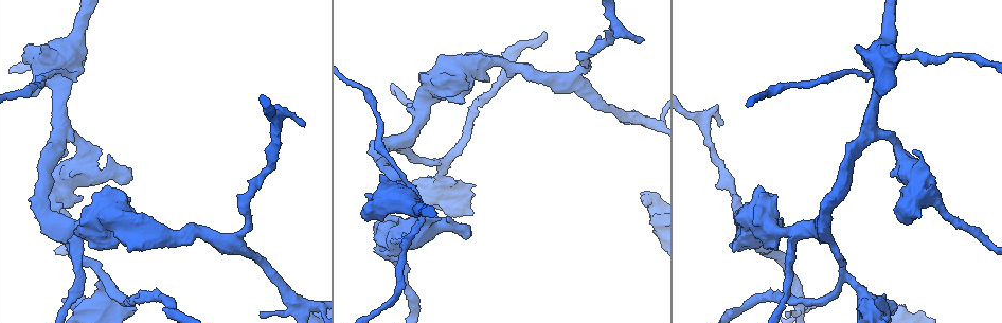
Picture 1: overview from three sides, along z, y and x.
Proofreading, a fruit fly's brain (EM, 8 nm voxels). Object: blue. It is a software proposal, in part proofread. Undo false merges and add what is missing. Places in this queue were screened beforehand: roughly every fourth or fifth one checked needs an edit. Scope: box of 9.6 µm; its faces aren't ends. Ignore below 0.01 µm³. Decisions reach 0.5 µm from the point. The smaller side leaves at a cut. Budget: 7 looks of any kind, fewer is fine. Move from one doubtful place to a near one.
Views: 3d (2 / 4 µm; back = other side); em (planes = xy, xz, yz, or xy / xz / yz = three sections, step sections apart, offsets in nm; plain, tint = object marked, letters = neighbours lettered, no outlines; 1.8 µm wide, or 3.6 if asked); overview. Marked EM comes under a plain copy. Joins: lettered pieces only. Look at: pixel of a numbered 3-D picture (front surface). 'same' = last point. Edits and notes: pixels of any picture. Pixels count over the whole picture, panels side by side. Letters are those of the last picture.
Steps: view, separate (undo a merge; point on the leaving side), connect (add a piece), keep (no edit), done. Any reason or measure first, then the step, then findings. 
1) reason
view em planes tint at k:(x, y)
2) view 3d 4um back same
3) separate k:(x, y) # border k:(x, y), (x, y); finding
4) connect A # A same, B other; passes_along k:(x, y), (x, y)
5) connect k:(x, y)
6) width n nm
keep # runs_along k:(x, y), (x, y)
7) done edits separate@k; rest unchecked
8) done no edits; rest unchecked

calibre changes
view em xy step 16 tint at 1:(903, 58)

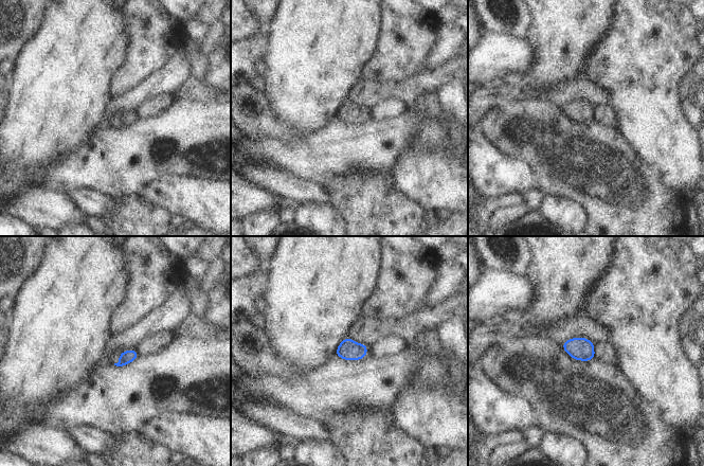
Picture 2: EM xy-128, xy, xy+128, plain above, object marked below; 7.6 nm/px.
another direction
view em planes tint same

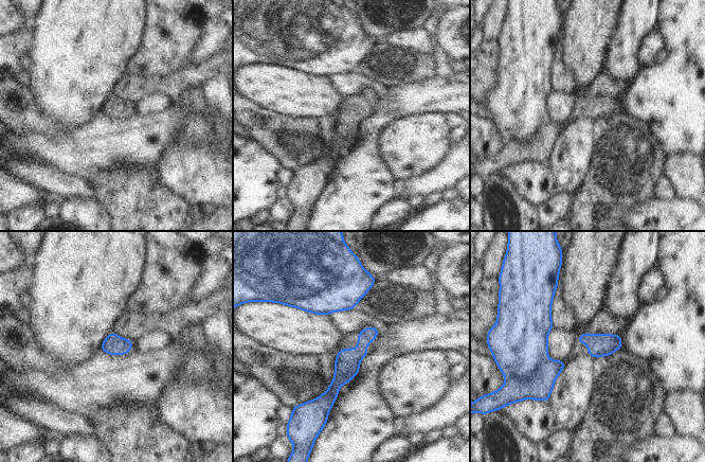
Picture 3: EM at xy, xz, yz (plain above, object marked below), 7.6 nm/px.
see the neighbours
view em planes letters same

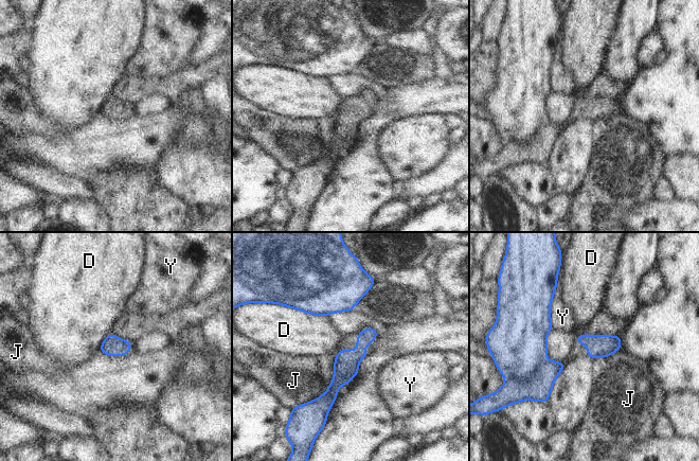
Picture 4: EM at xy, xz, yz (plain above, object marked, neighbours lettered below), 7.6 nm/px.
width 160 nm
separate 4:(537, 388) # D other, J other, Y other; border 4:(545, 359), (529, 377), (520, 378); a second neuron is stuck on

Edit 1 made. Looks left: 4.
branch stops here
view 3d 2um back at 1:(381, 174)

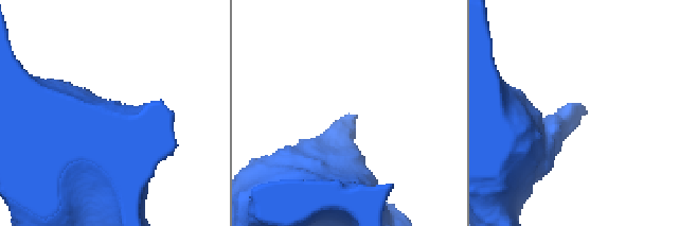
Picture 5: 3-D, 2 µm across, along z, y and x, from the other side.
view em xy step 4 letters at 5:(351, 117)

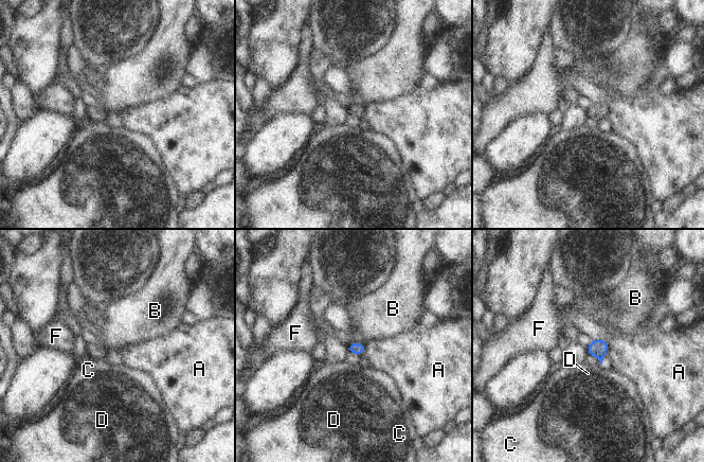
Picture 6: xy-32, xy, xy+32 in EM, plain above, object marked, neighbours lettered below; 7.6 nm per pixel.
view em planes letters same

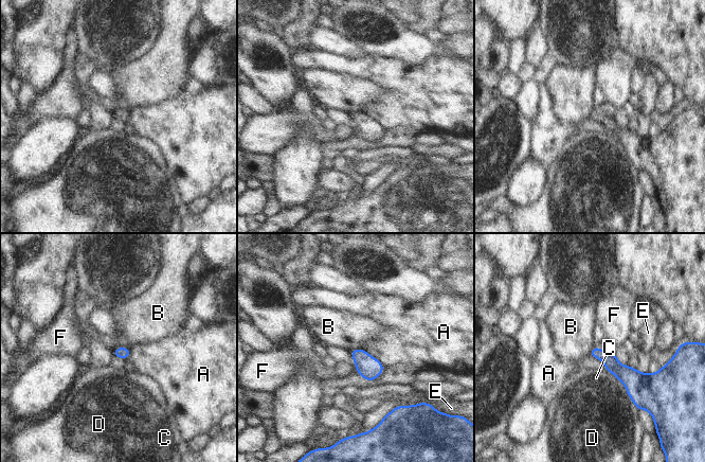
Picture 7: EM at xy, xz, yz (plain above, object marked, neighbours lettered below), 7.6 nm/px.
longest_contact C 220 nm
keep # A other, B other, C other, D other, E other, F other; border 7:(130, 347), (116, 348), (112, 352); none of them fits

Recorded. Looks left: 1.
done edits separate@4; rest unchecked

